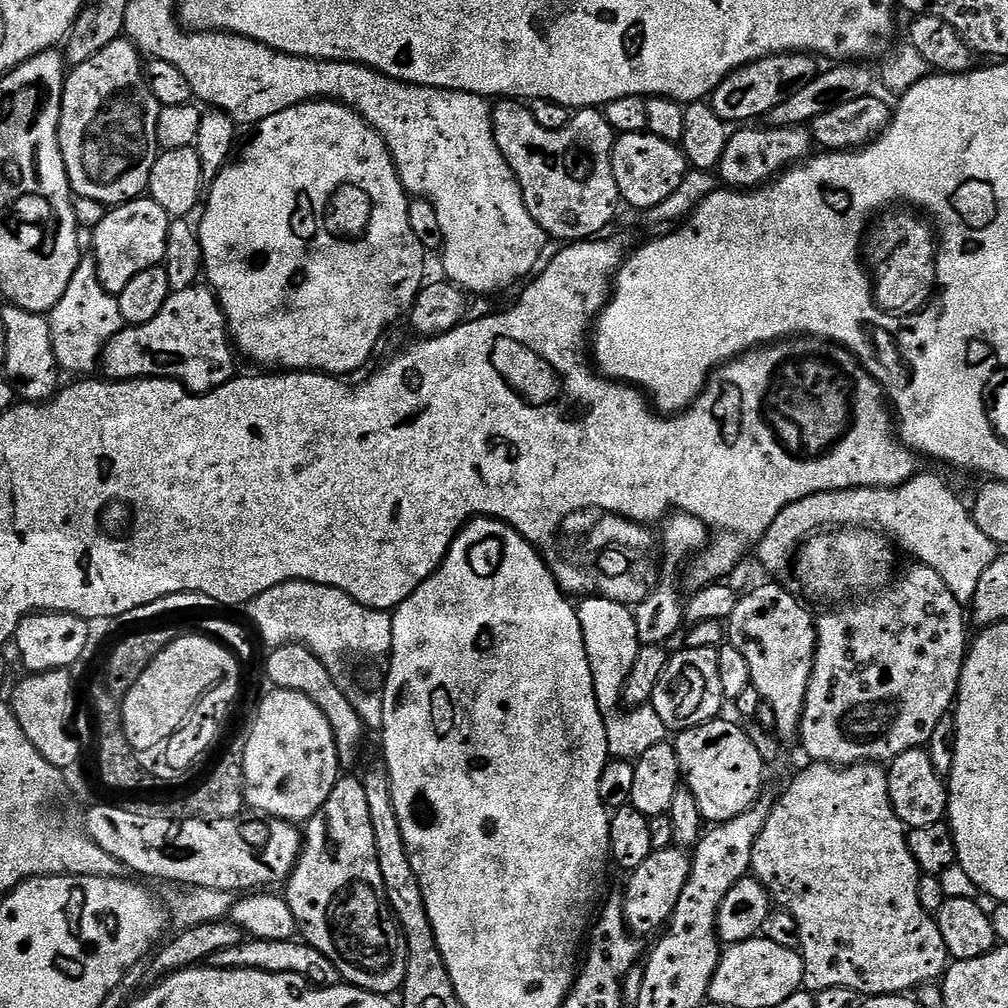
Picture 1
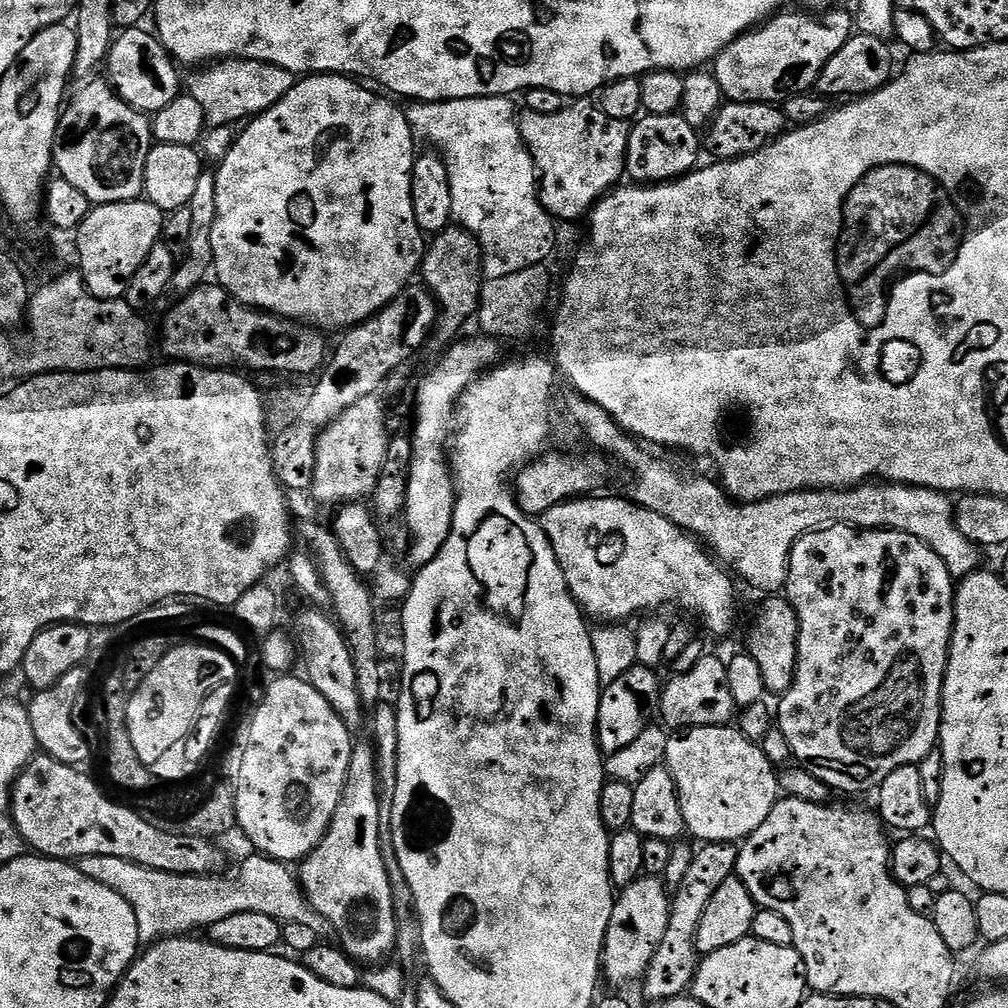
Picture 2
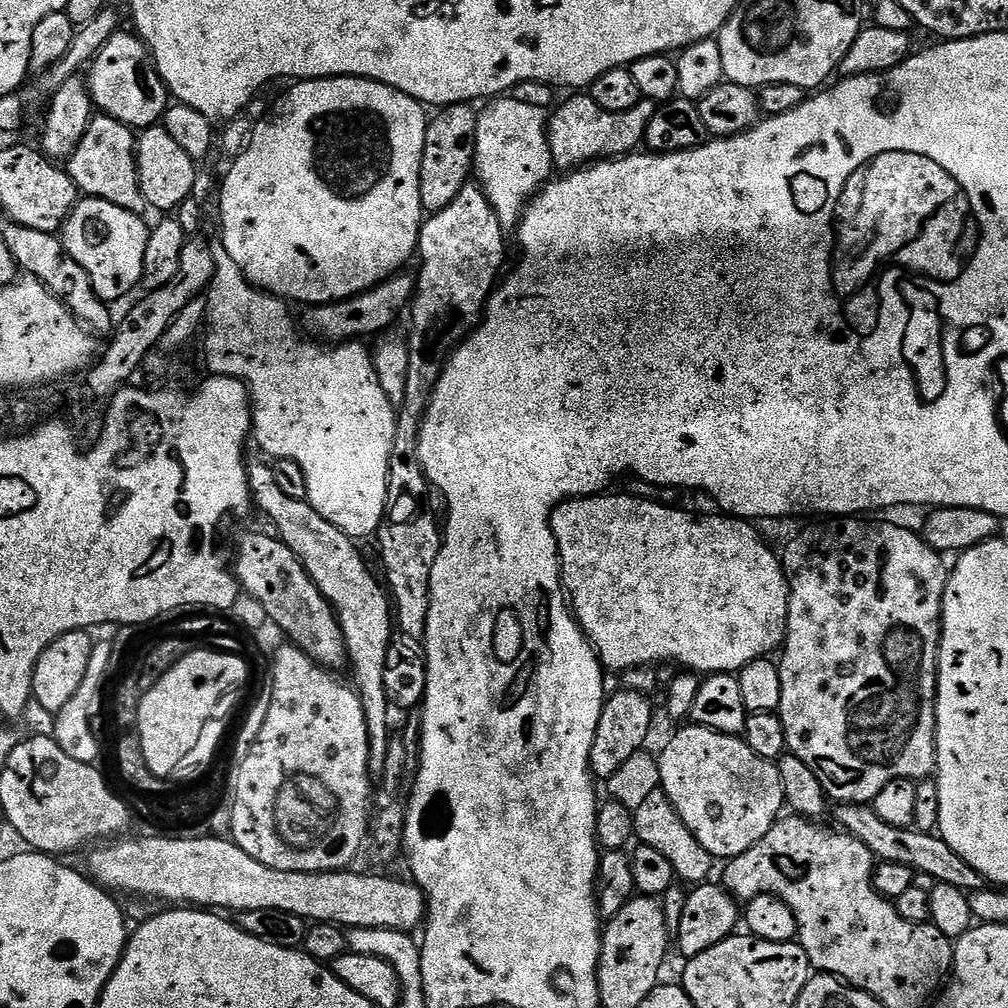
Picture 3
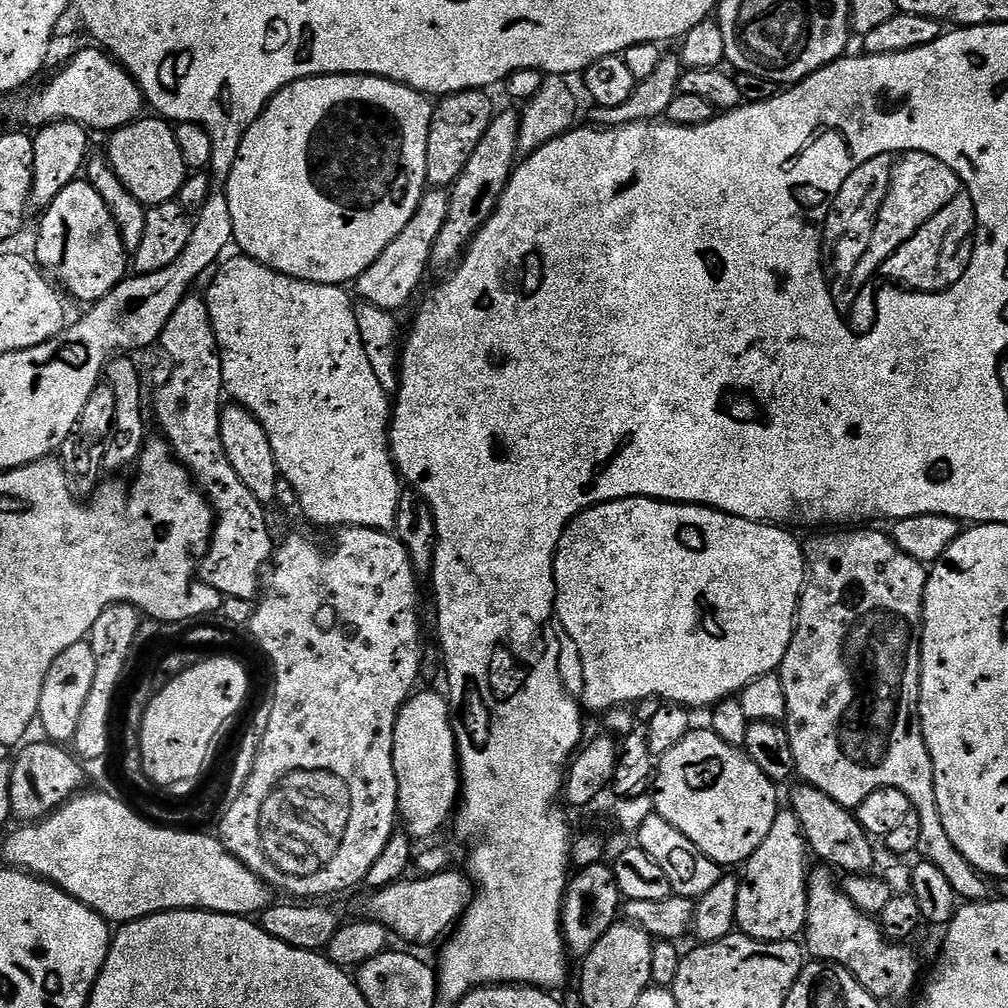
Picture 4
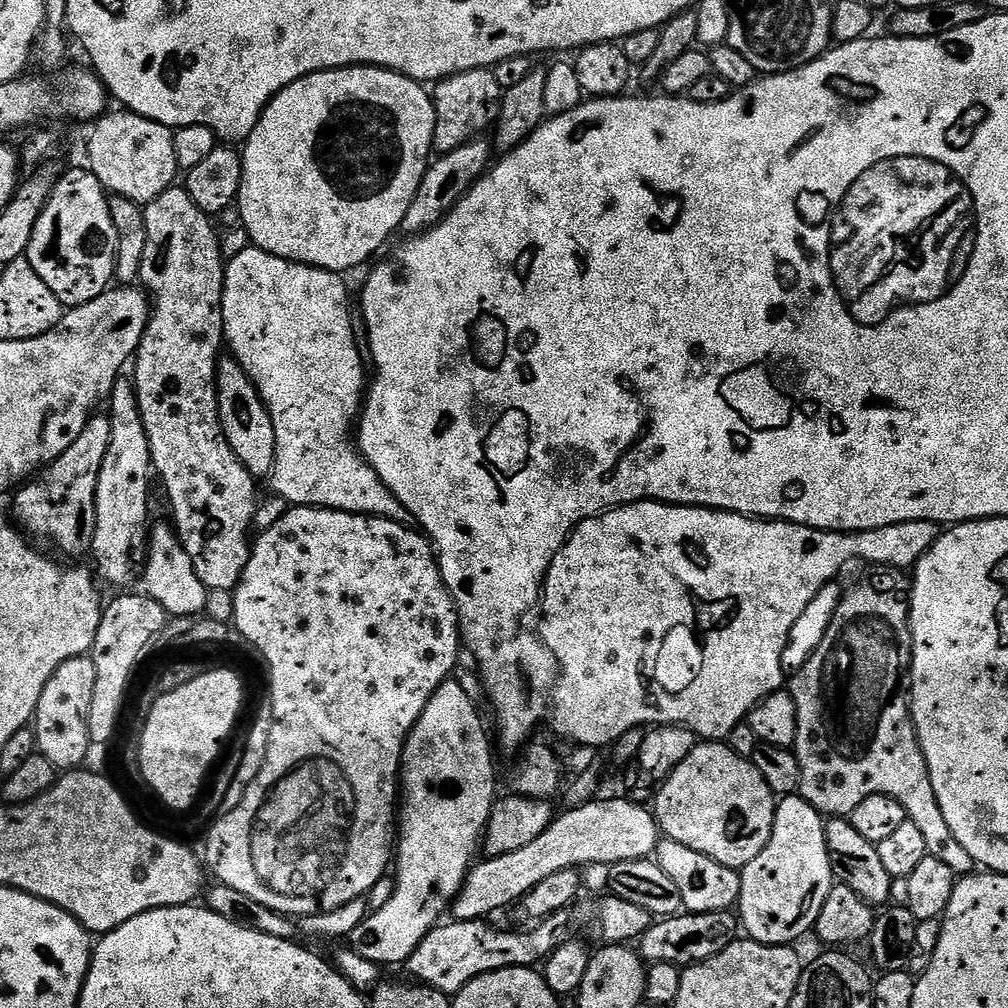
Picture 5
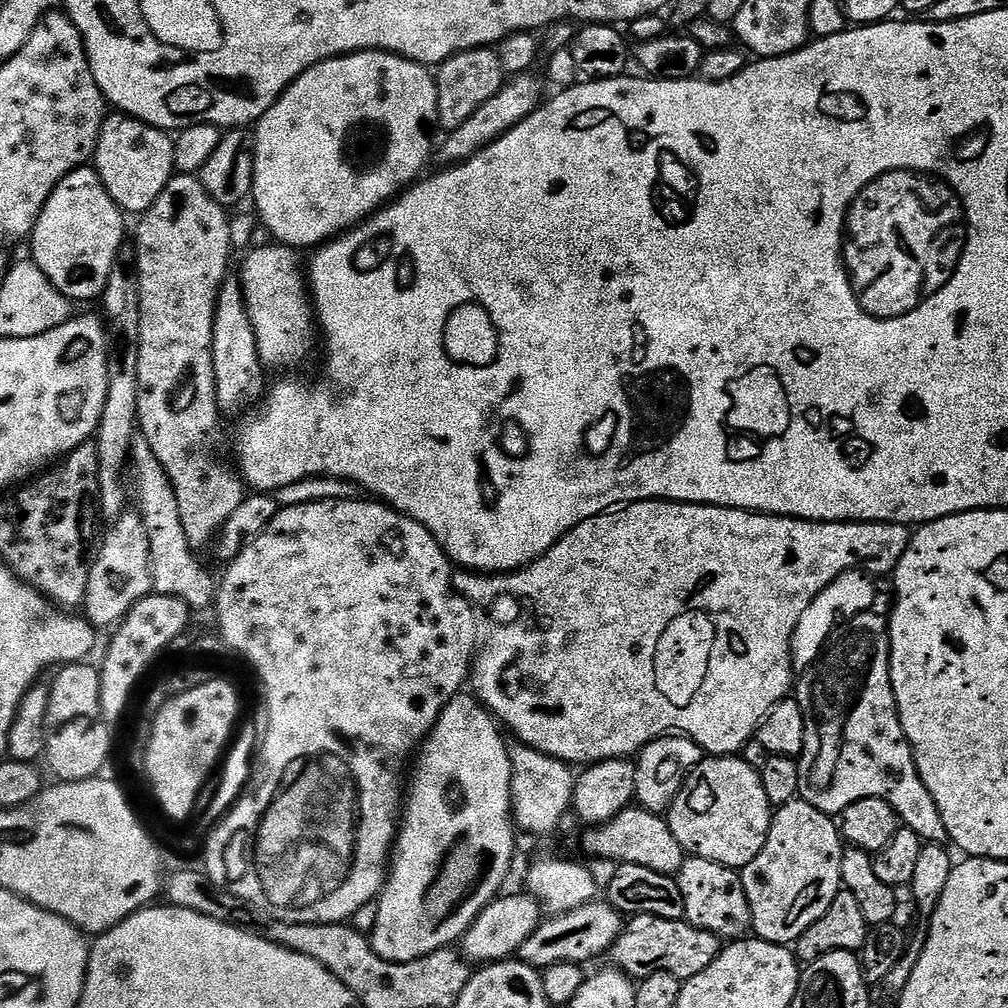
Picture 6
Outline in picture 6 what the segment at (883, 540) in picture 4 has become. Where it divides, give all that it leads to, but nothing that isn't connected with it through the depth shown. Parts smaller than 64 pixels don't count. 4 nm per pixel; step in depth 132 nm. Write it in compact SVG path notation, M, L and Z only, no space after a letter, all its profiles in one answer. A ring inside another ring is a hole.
M871 610L860 613L852 620L841 623L821 655L795 681L794 699L802 706L802 714L806 718L806 742L798 757L799 799L835 817L862 798L883 796L902 821L903 827L914 830L914 834L927 843L947 845L946 822L942 822L942 814L938 814L938 806L918 774L912 744L902 730L892 689L892 647L888 637L888 622L877 612Z

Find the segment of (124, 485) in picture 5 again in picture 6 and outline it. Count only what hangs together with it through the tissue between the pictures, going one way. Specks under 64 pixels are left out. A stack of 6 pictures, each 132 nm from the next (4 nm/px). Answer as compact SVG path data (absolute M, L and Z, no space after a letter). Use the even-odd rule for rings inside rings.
M125 510L107 525L94 566L90 570L90 582L86 582L86 594L82 605L83 615L97 630L115 629L124 623L126 614L139 600L152 592L150 571L150 538L146 538L146 526L139 511Z

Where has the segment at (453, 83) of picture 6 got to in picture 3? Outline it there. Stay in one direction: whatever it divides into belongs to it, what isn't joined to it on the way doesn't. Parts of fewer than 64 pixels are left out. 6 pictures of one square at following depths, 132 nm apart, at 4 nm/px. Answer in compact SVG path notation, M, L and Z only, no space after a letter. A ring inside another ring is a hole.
M449 104L437 112L440 113L433 115L428 122L420 171L420 197L425 213L428 214L450 206L450 202L458 198L474 172L472 159L476 145L477 109L466 104Z

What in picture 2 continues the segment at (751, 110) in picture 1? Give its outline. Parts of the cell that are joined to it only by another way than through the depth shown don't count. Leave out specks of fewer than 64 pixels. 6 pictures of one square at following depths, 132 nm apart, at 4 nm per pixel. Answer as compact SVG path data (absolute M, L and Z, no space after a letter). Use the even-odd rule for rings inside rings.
M784 10L772 17L770 20L764 21L763 25L757 27L751 32L744 33L739 36L730 46L726 46L716 57L714 61L714 75L718 86L722 86L722 94L725 101L728 102L754 102L755 104L774 104L783 105L785 100L789 100L791 96L803 96L809 90L815 89L816 80L822 74L822 70L826 66L826 62L830 62L830 58L834 58L834 54L838 54L838 50L842 50L842 46L846 46L846 42L852 39L854 35L854 16L851 11L840 12L841 10L824 10L819 14L813 14L808 10Z

